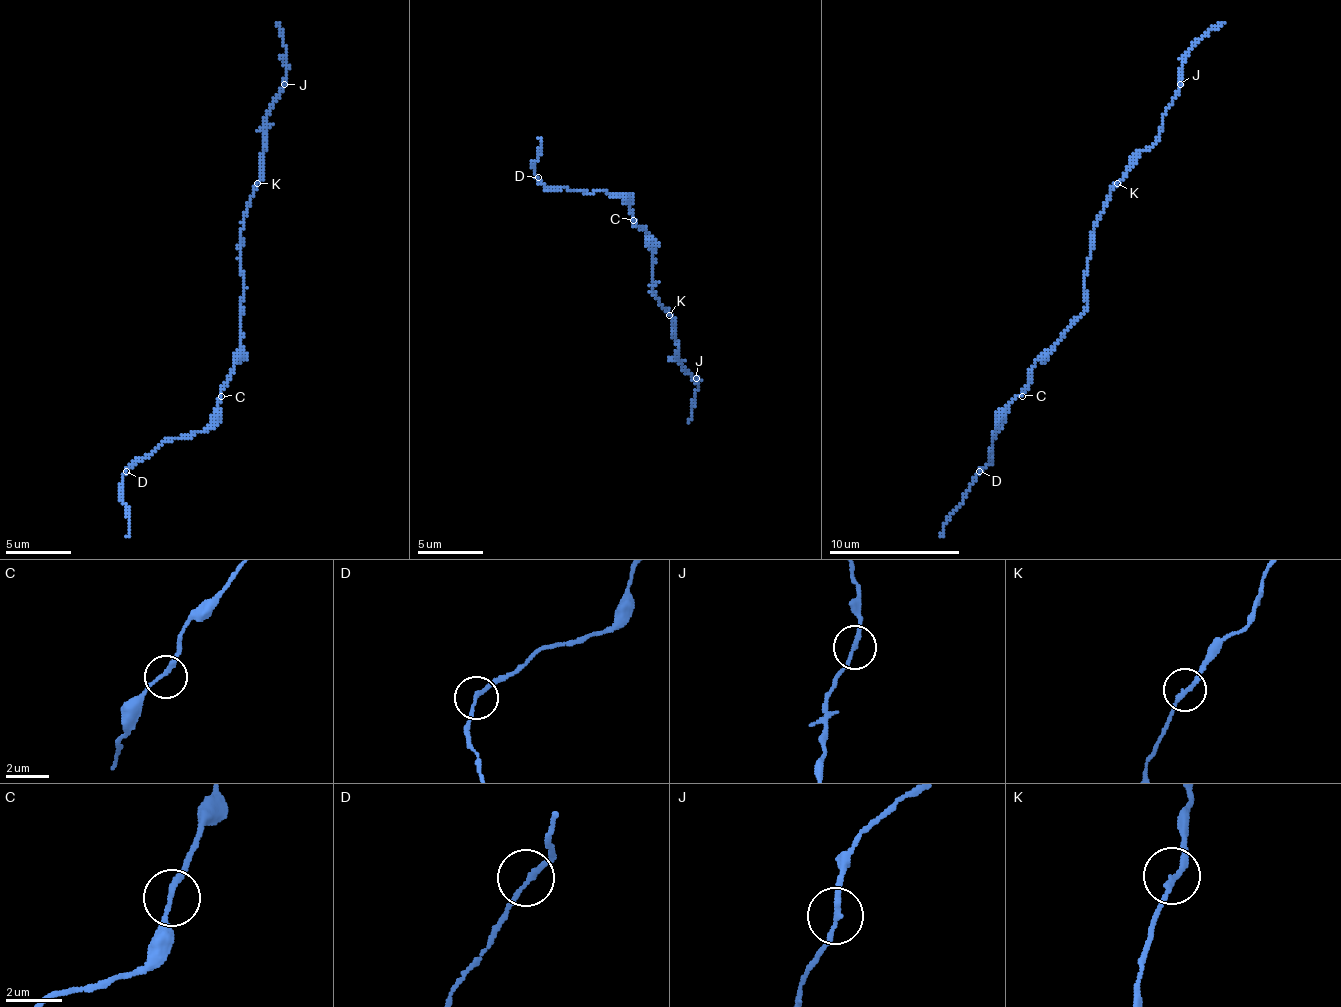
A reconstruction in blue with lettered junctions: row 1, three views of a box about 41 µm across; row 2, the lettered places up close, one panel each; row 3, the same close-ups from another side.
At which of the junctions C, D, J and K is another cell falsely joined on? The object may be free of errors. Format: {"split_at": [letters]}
{"split_at": []}

